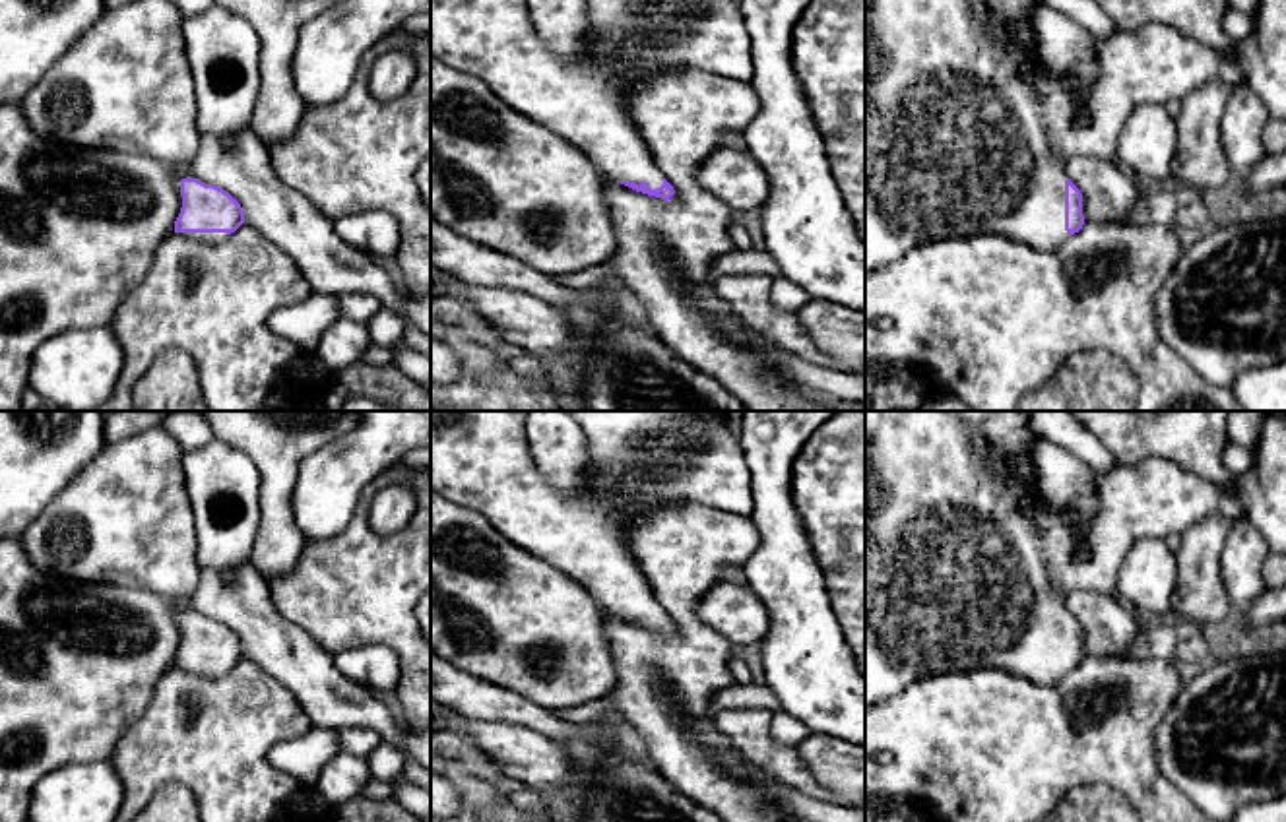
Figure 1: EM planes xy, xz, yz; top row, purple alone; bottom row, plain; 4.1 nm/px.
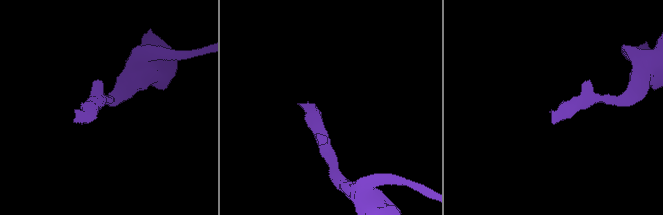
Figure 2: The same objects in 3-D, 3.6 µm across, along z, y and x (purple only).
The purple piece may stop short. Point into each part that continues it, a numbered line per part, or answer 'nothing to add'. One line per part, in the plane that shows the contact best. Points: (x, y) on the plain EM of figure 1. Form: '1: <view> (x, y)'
1: yz (959, 576)

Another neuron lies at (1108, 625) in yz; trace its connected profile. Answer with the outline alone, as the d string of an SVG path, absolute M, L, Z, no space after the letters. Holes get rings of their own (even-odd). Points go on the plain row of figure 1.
M1073 589L1065 595L1065 607L1082 628L1084 657L1127 655L1129 644L1141 634L1133 609L1117 595Z

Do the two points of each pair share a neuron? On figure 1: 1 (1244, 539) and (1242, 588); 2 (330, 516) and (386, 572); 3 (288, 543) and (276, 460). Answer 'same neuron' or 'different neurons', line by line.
1: same neuron
2: different neurons
3: same neuron

